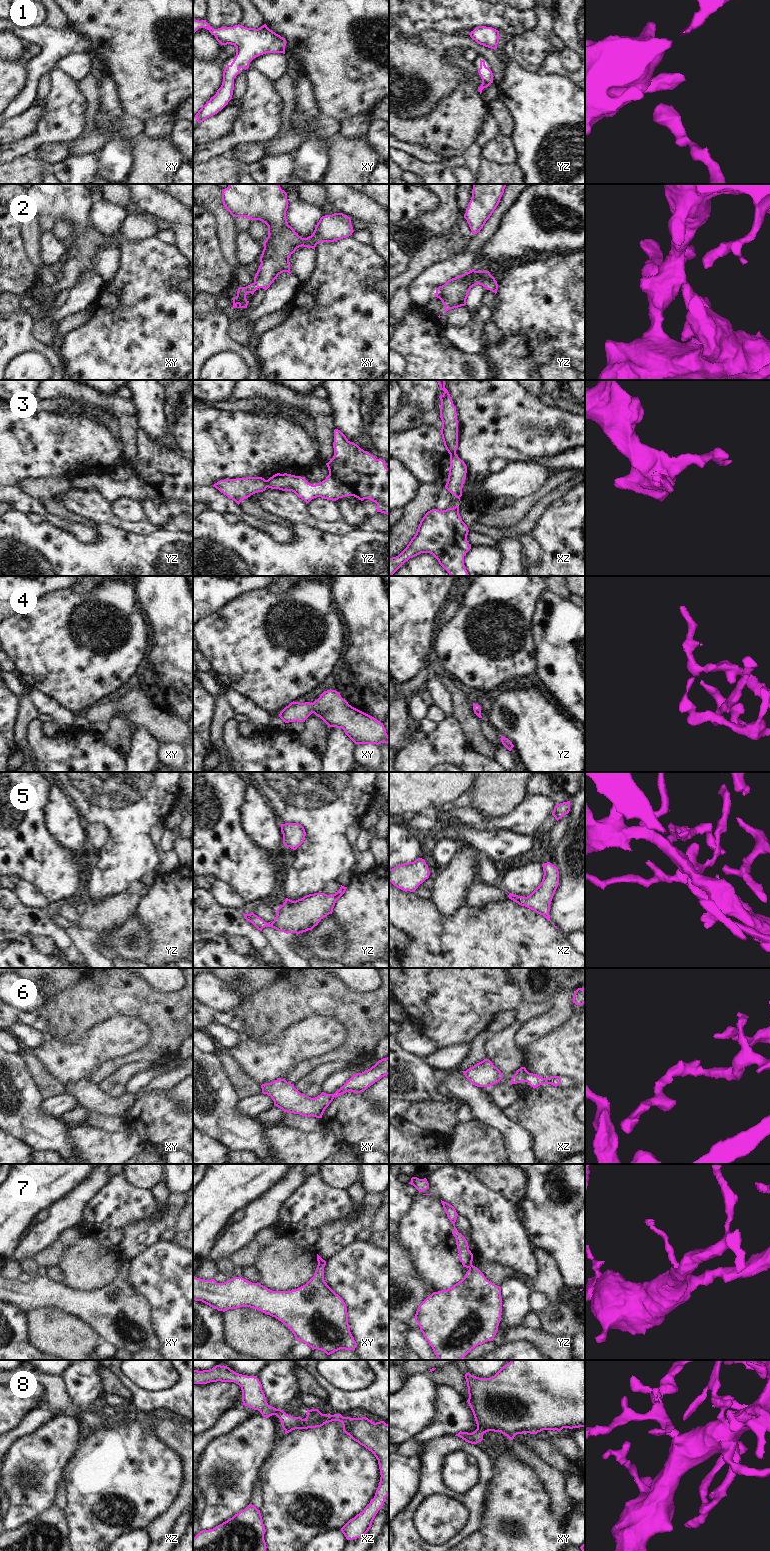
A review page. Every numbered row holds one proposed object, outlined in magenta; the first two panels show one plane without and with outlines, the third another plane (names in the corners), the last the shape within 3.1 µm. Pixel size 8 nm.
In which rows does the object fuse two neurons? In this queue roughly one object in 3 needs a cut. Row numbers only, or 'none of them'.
3.

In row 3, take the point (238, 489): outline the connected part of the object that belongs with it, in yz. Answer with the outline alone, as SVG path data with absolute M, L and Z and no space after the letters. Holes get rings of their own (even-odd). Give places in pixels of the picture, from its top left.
M262 477L224 479L215 483L213 487L239 505L242 500L251 495L265 491L267 482Z

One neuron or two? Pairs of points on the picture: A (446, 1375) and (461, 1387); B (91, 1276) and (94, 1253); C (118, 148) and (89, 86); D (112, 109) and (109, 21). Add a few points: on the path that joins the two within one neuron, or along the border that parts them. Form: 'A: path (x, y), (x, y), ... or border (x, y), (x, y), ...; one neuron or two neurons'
A: path (450, 1376), (457, 1383); one neuron
B: path (91, 1270), (91, 1259); one neuron
C: border (103, 134), (105, 141), (94, 152); two neurons
D: border (105, 68), (112, 77), (117, 99); two neurons

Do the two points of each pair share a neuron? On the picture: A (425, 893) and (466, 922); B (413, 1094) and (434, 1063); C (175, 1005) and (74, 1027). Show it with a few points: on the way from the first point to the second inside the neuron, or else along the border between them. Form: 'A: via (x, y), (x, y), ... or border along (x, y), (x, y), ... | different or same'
A: border along (414, 892), (421, 899), (429, 900) | different
B: border along (423, 1059), (433, 1070) | different
C: via (150, 1005), (99, 1005) | same

